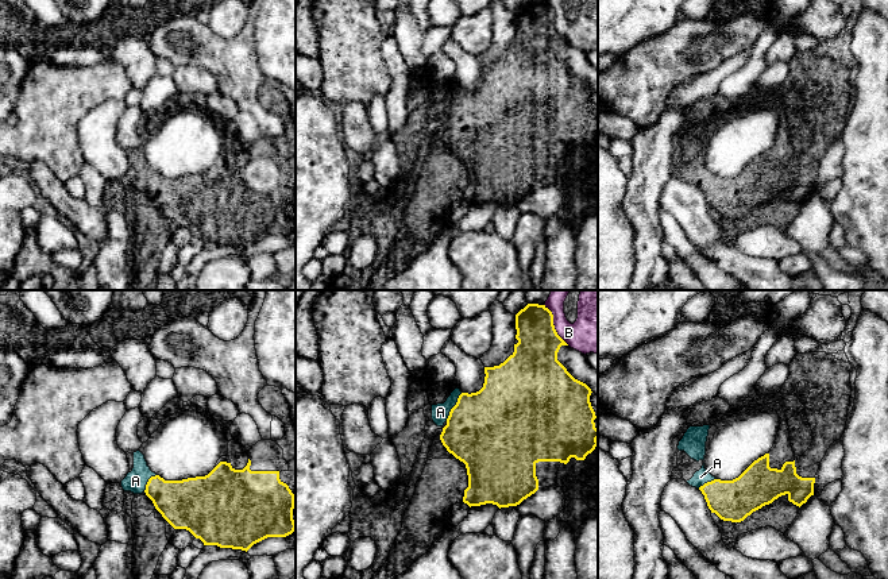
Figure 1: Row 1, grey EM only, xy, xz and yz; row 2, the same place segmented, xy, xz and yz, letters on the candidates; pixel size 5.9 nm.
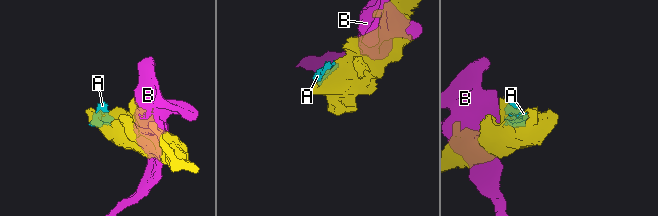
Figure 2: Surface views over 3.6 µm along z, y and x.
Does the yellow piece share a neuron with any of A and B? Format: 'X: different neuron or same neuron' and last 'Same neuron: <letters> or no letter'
A: same neuron
B: different neuron
Same neuron: A

